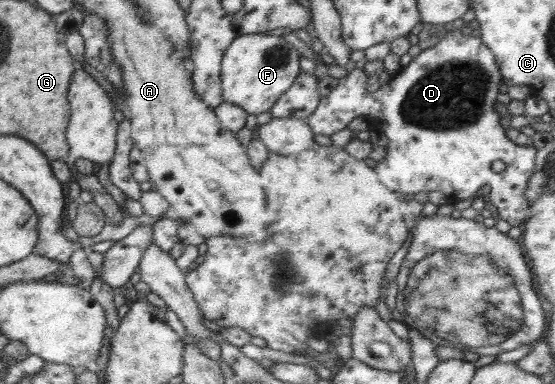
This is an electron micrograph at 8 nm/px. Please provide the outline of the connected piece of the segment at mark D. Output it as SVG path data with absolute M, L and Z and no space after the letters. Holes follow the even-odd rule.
M453 28L442 35L437 45L421 50L408 65L391 77L388 84L380 86L376 91L365 90L368 77L364 69L353 67L347 76L338 79L337 87L324 96L315 111L305 119L314 135L321 133L331 137L346 129L353 118L360 115L367 118L373 116L373 119L377 119L380 131L389 140L385 158L377 162L374 168L379 181L387 189L405 195L419 191L441 191L450 203L476 199L479 204L497 207L500 218L513 227L526 221L530 216L530 204L524 193L528 179L533 175L534 159L539 149L534 145L517 145L508 138L501 126L495 102L503 79L493 52L480 37L463 35L460 30ZM494 161L505 163L501 173L495 173L491 168Z

